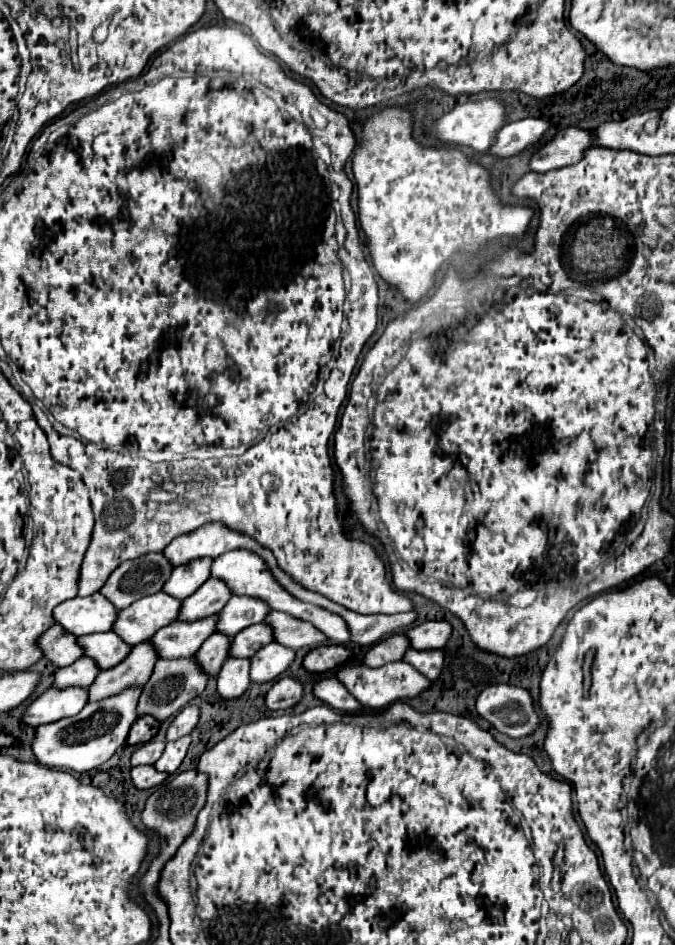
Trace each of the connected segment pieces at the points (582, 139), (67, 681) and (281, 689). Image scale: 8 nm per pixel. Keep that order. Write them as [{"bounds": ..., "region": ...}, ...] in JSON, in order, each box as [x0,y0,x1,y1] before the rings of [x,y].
[{"bounds":[530,128,590,174],"region":[[[566,128],[556,132],[556,136],[546,142],[540,150],[536,150],[530,158],[530,170],[544,174],[550,170],[558,170],[570,166],[582,158],[582,152],[590,148],[590,130]]]},{"bounds":[54,656,100,688],"region":[[[82,656],[74,664],[56,670],[56,674],[54,674],[54,686],[56,688],[72,688],[72,686],[88,688],[98,672],[100,672],[98,666],[90,658]]]},{"bounds":[264,678,302,710],"region":[[[280,678],[268,690],[264,702],[270,710],[286,710],[292,708],[302,698],[302,684],[294,678]]]}]

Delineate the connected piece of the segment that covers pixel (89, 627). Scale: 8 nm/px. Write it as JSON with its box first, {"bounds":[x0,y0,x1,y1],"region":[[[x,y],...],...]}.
{"bounds":[54,594,118,636],"region":[[[94,594],[94,596],[86,596],[86,598],[76,596],[76,598],[70,598],[70,600],[66,600],[54,608],[54,622],[58,626],[62,626],[64,632],[70,632],[74,636],[108,632],[112,628],[112,622],[116,620],[116,612],[118,610],[102,594]]]}

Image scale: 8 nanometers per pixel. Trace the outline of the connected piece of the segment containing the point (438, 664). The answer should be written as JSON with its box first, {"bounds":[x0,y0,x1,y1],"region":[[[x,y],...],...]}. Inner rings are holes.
{"bounds":[404,650,444,680],"region":[[[406,650],[404,662],[408,662],[410,666],[414,666],[422,676],[426,676],[428,680],[434,680],[440,676],[440,670],[442,670],[442,662],[444,662],[444,652],[442,650],[426,650],[426,652],[420,652],[420,650]]]}

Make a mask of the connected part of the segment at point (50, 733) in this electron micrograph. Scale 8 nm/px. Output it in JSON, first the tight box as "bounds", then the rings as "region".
{"bounds":[32,688,140,772],"region":[[[128,688],[100,702],[88,702],[76,716],[42,724],[34,732],[32,752],[44,766],[54,766],[72,772],[88,772],[104,764],[116,748],[124,746],[128,730],[136,720],[136,702],[140,688]]]}

